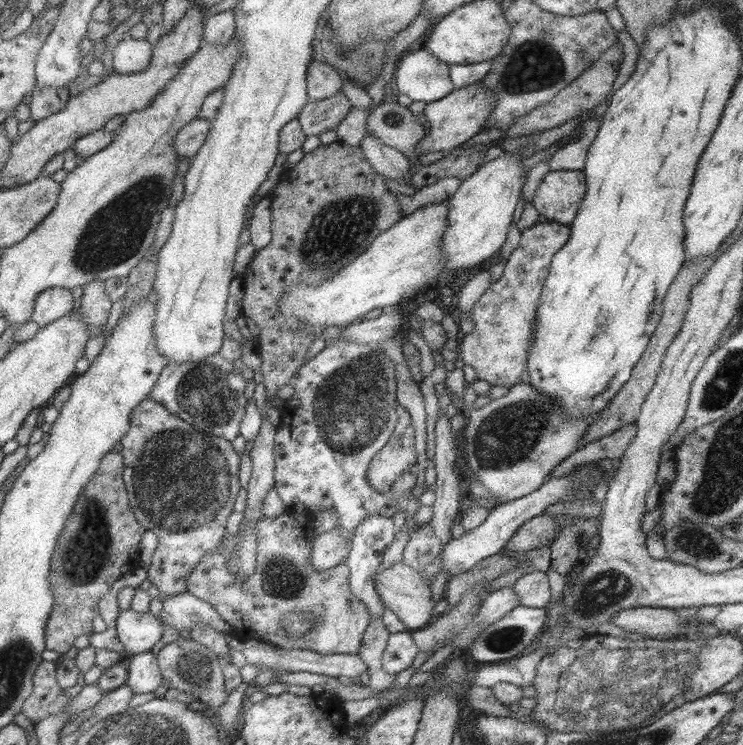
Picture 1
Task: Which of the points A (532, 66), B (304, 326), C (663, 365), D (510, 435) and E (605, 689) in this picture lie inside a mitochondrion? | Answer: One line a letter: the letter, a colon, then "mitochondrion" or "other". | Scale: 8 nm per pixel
A: mitochondrion
B: other
C: other
D: mitochondrion
E: mitochondrion

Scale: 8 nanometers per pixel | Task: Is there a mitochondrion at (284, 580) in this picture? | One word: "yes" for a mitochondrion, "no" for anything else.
yes

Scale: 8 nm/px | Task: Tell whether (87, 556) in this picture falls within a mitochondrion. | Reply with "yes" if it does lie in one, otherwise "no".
yes

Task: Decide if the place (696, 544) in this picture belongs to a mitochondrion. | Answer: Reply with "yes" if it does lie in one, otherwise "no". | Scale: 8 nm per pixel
yes

